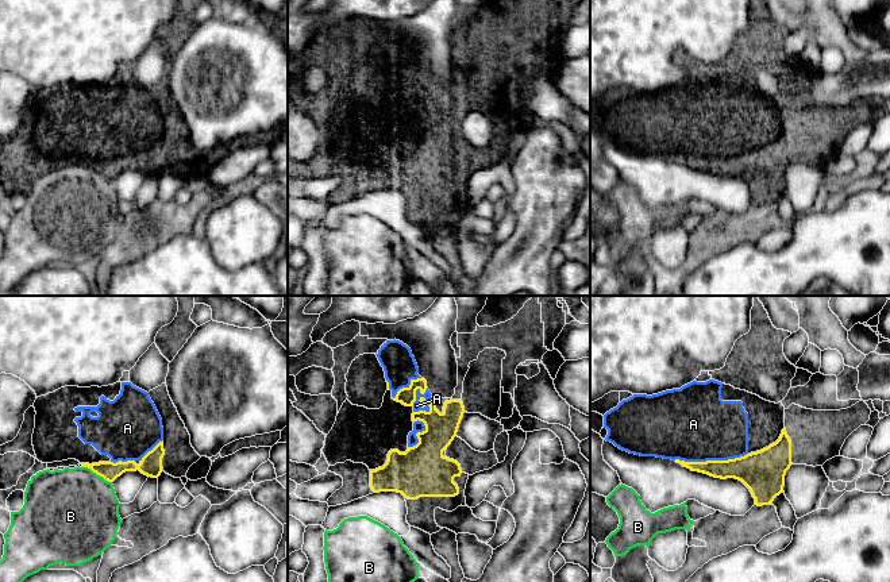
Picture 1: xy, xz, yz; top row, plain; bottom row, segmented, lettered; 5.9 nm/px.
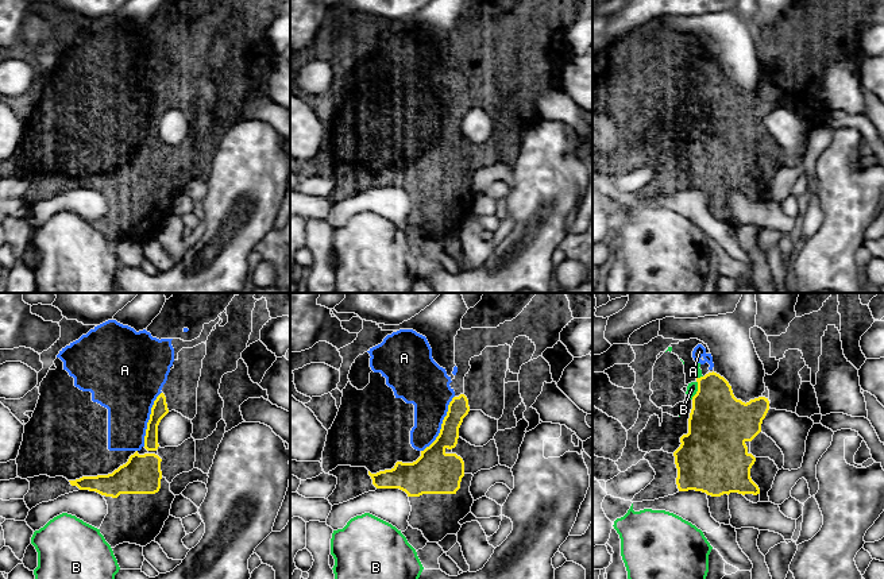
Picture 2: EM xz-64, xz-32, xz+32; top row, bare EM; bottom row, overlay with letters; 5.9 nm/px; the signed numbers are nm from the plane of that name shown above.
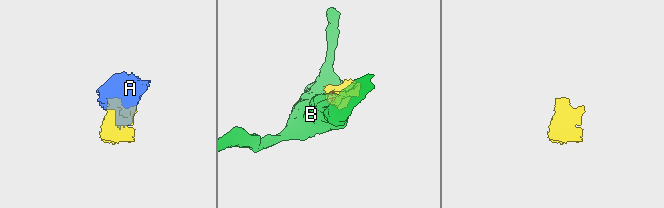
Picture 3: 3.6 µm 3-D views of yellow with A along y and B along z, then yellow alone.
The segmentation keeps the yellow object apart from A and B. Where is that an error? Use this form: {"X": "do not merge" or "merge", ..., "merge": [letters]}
{"A": "merge", "B": "do not merge", "merge": ["A"]}

